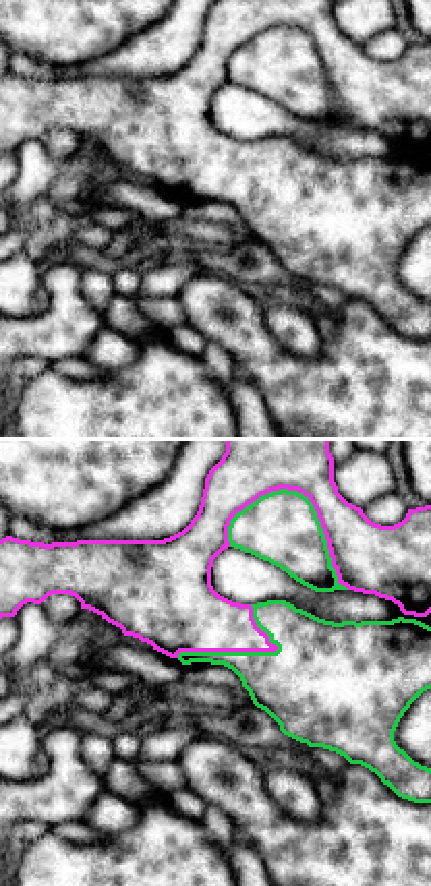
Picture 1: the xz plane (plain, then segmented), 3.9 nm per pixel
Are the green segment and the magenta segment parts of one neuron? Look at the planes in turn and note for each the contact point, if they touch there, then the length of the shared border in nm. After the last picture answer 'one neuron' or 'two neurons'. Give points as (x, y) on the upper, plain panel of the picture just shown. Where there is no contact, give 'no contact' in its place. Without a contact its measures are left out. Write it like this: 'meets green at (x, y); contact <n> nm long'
meets green at (311, 42); contact 550 nm long

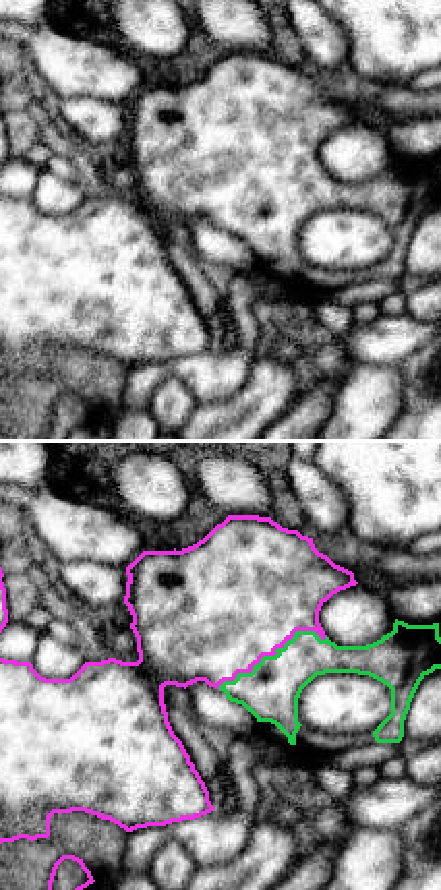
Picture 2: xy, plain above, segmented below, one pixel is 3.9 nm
meets green at (272, 193); contact 460 nm long

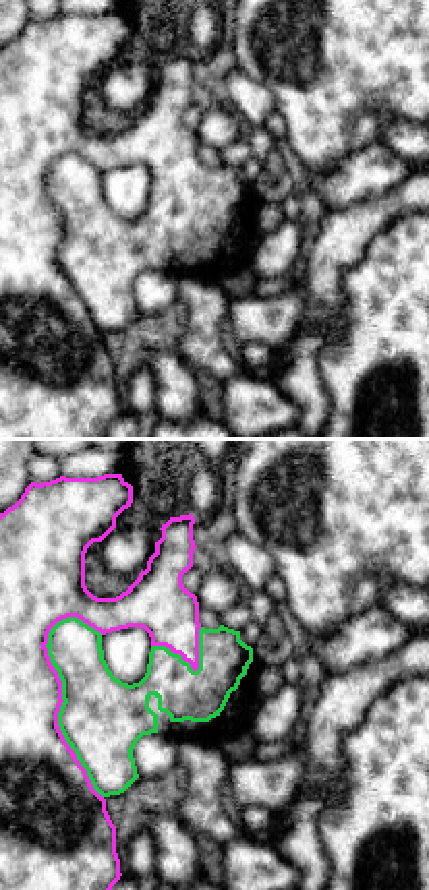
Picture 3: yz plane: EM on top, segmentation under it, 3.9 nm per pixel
meets green at (63, 241); contact 700 nm long

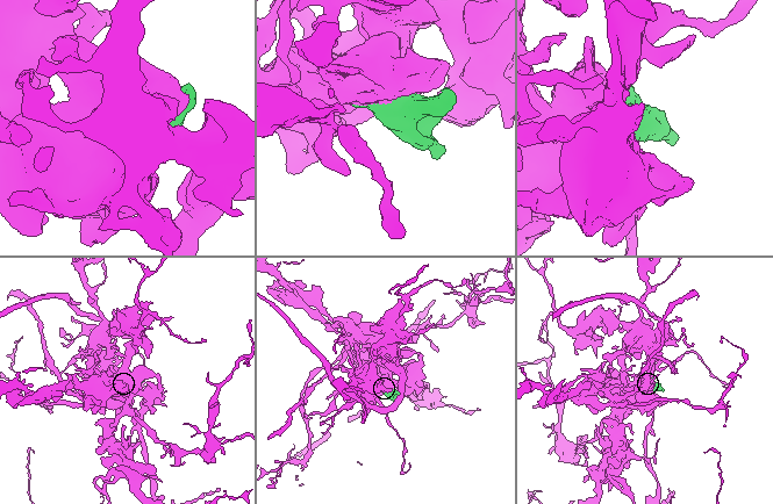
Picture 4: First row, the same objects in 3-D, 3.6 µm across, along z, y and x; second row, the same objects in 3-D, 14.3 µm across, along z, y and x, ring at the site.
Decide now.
one neuron

